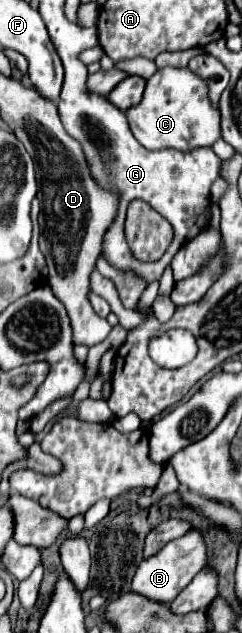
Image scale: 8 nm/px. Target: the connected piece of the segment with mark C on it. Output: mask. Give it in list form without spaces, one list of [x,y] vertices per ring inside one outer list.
[[[158,69],[148,79],[142,101],[128,109],[126,115],[134,137],[150,151],[166,147],[192,151],[196,147],[212,147],[220,139],[220,111],[210,105],[206,83],[190,69]]]

